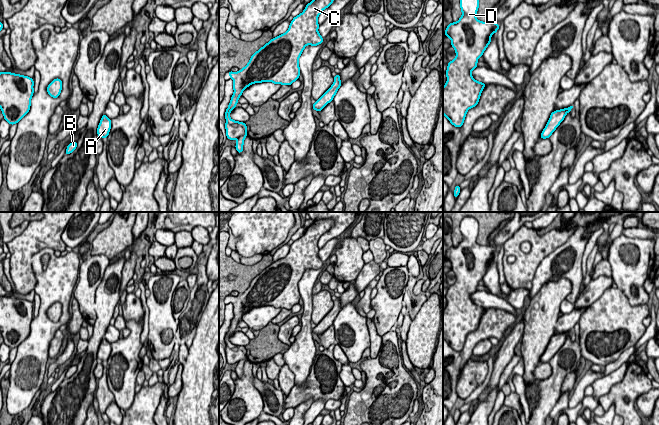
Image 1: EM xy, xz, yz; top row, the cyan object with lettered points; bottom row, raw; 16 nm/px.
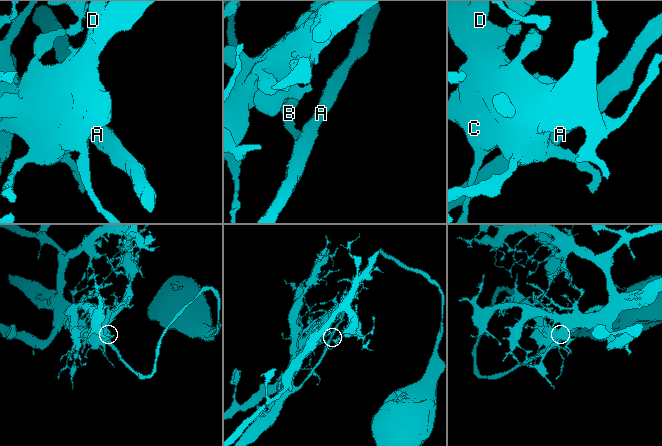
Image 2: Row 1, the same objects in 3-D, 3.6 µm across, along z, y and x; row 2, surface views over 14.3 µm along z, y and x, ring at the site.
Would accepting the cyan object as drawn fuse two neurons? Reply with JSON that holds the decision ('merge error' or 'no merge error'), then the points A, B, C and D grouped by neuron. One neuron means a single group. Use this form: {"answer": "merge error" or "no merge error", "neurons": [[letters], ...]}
{"answer": "no merge error", "neurons": [["A", "B", "C", "D"]]}

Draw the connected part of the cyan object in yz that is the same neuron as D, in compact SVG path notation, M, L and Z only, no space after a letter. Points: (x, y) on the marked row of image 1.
M460 0L462 16L454 23L446 27L445 36L451 39L451 46L455 49L456 57L448 62L446 70L447 82L443 87L443 114L455 127L462 127L466 113L470 108L475 107L482 90L486 84L476 81L471 71L477 66L478 58L483 56L491 42L491 36L497 32L500 25L495 22L482 22L476 18L479 8L479 0Z

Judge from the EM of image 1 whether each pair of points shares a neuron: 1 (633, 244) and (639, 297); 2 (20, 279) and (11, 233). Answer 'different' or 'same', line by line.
1: same
2: different

